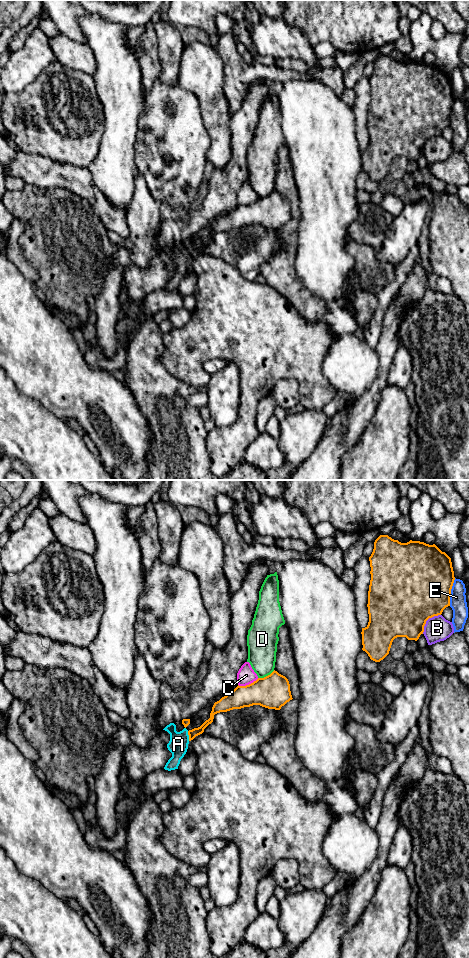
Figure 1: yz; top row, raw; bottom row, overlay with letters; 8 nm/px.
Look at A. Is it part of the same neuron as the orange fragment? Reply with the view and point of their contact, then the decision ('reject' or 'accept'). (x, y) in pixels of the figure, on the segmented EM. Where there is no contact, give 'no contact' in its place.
contact yz (189, 736); reject

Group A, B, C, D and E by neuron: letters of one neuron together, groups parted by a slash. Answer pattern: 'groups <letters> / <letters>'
groups A / B / C / D / E

